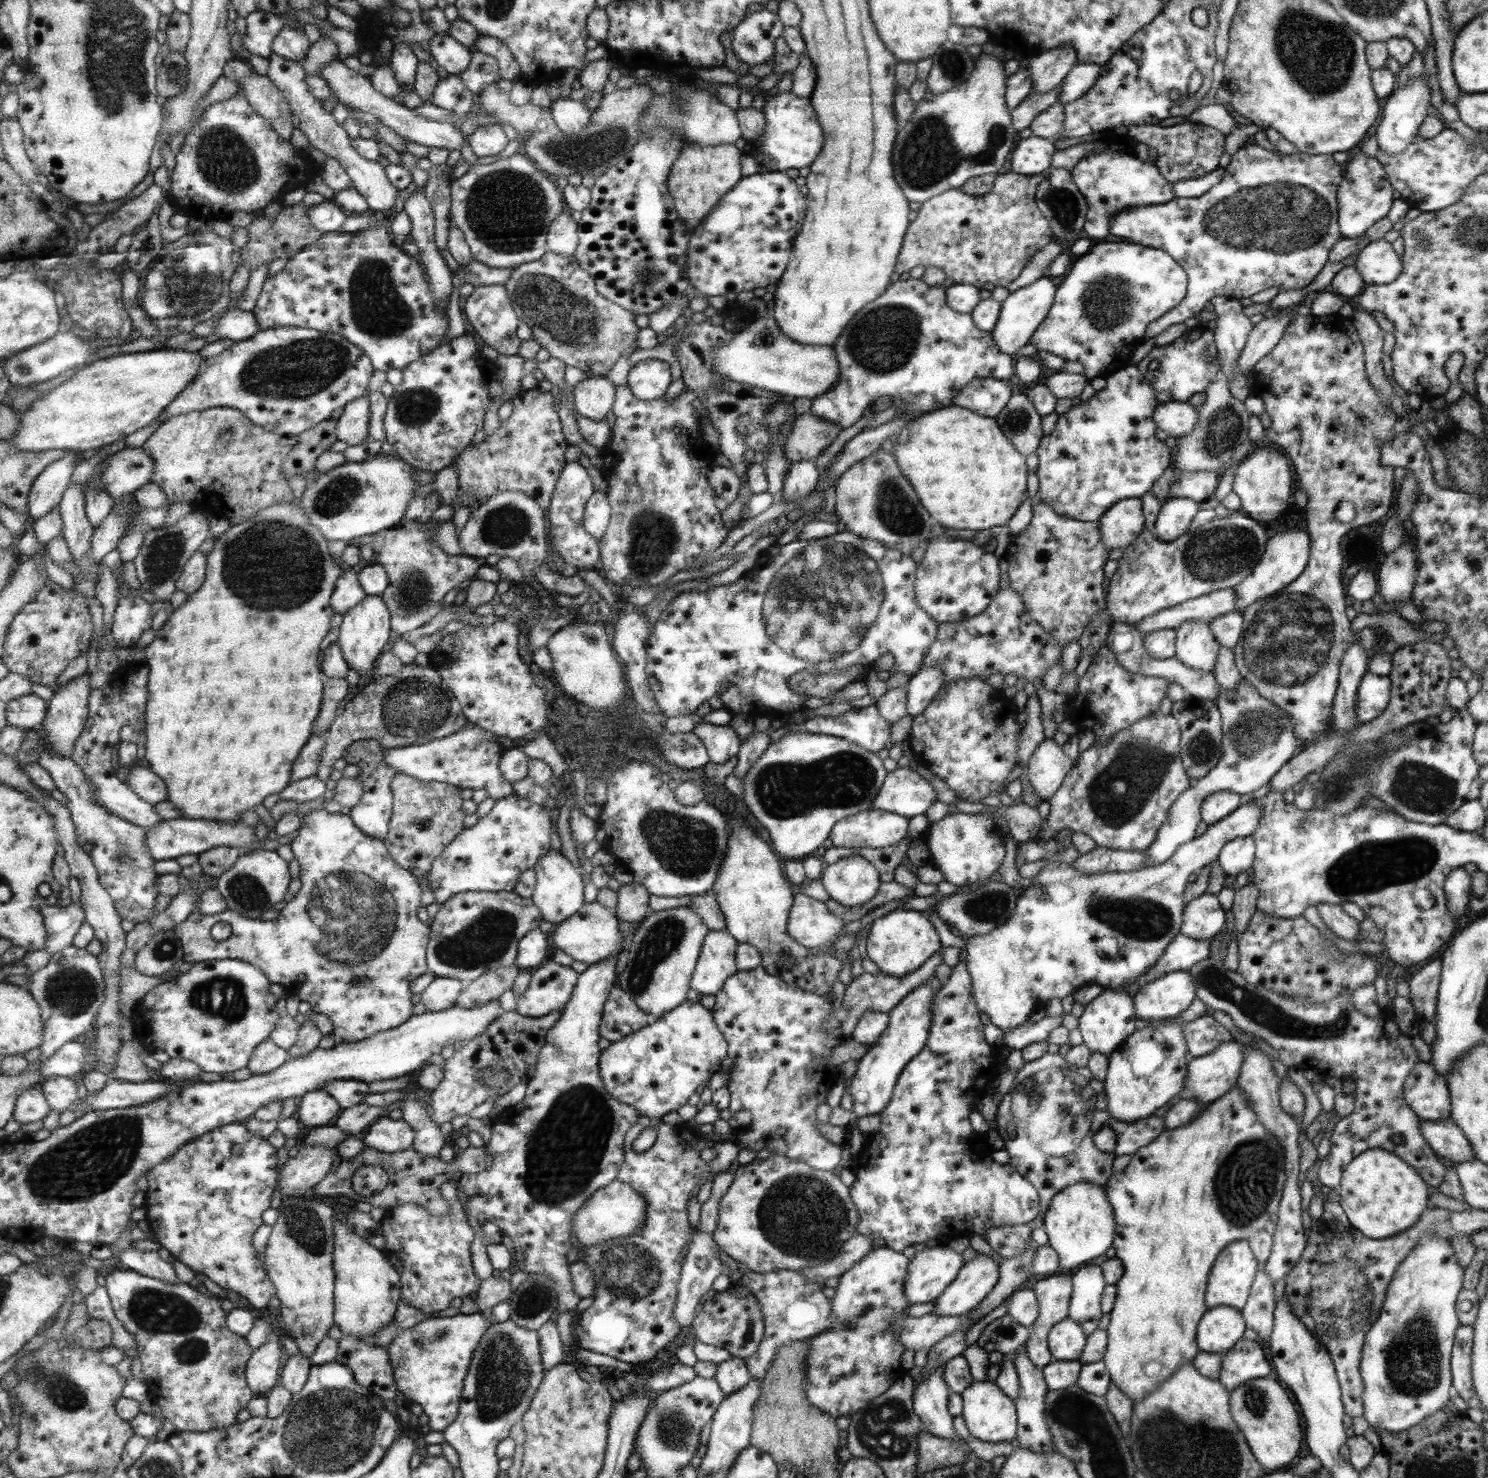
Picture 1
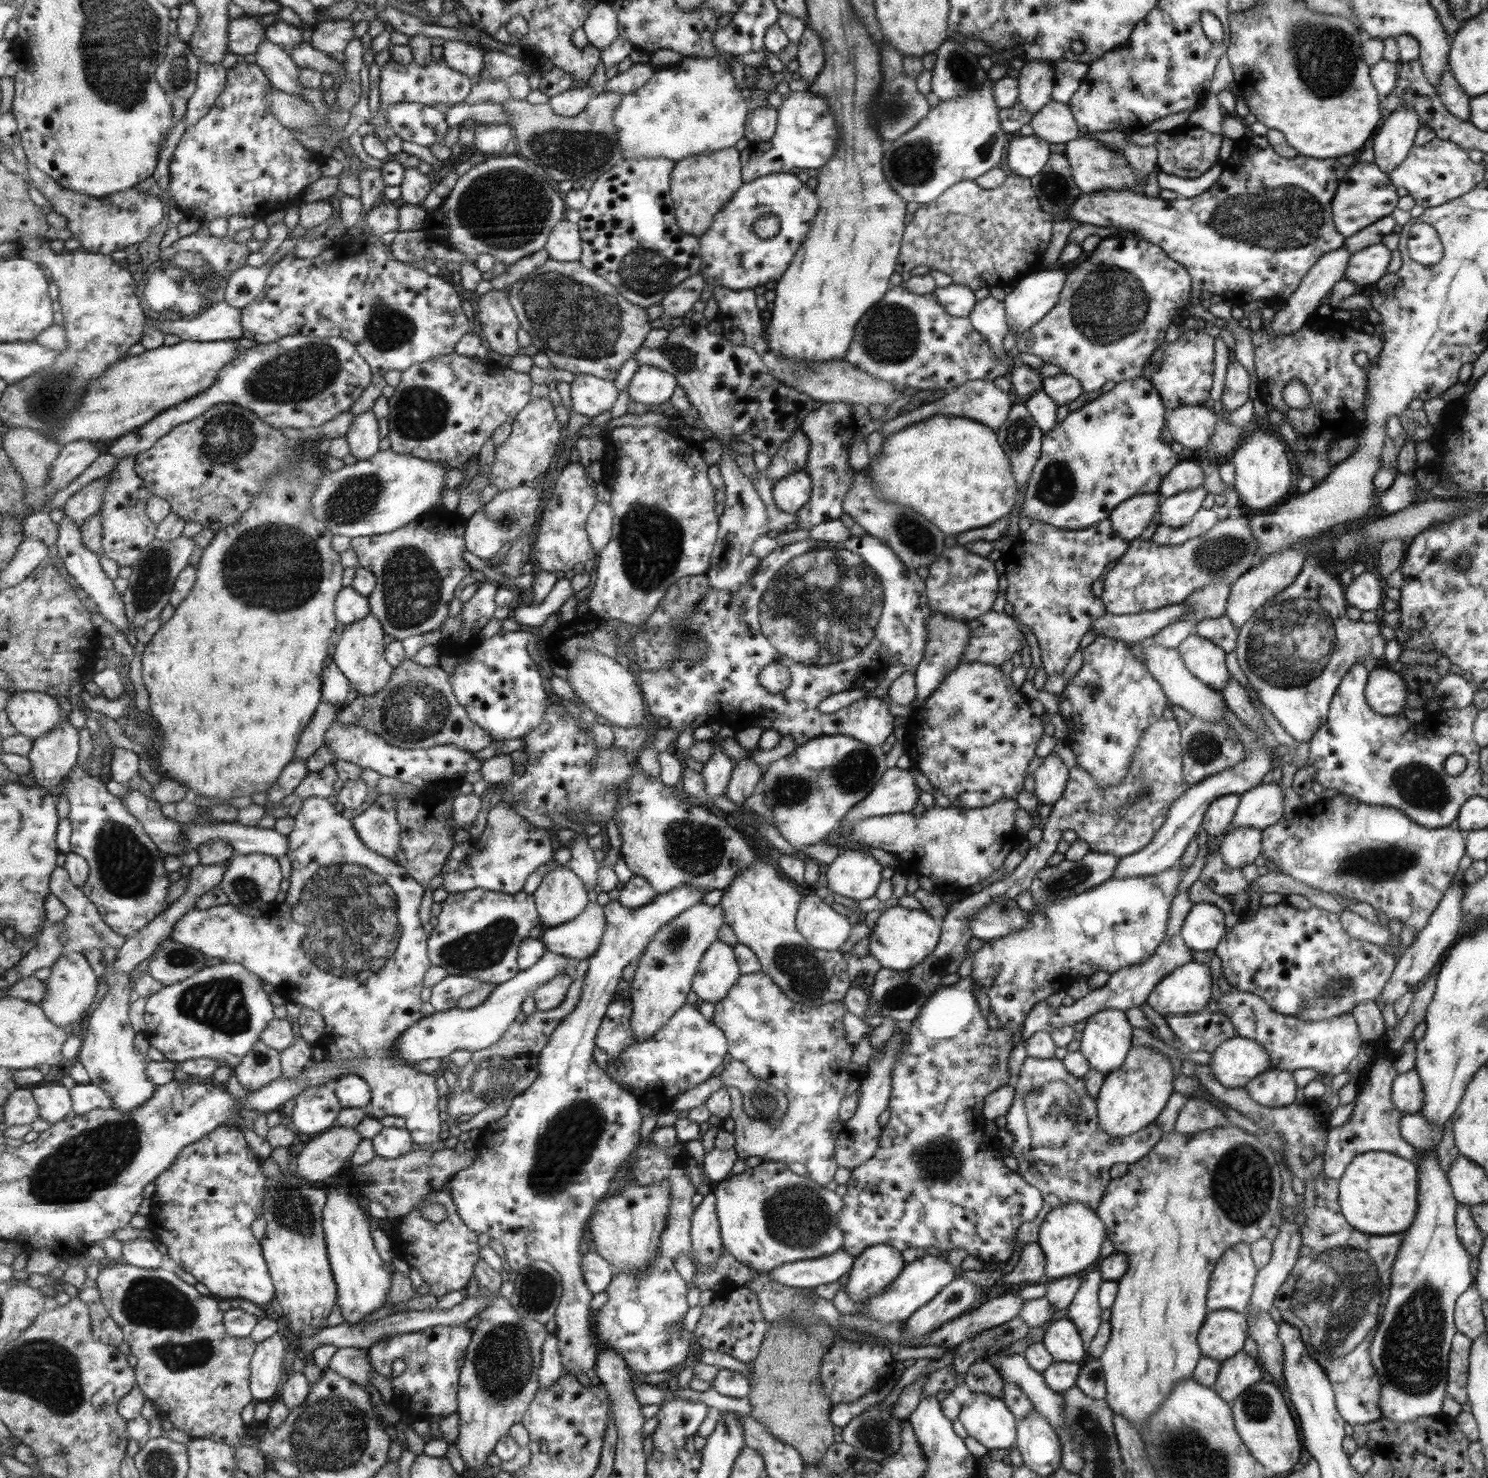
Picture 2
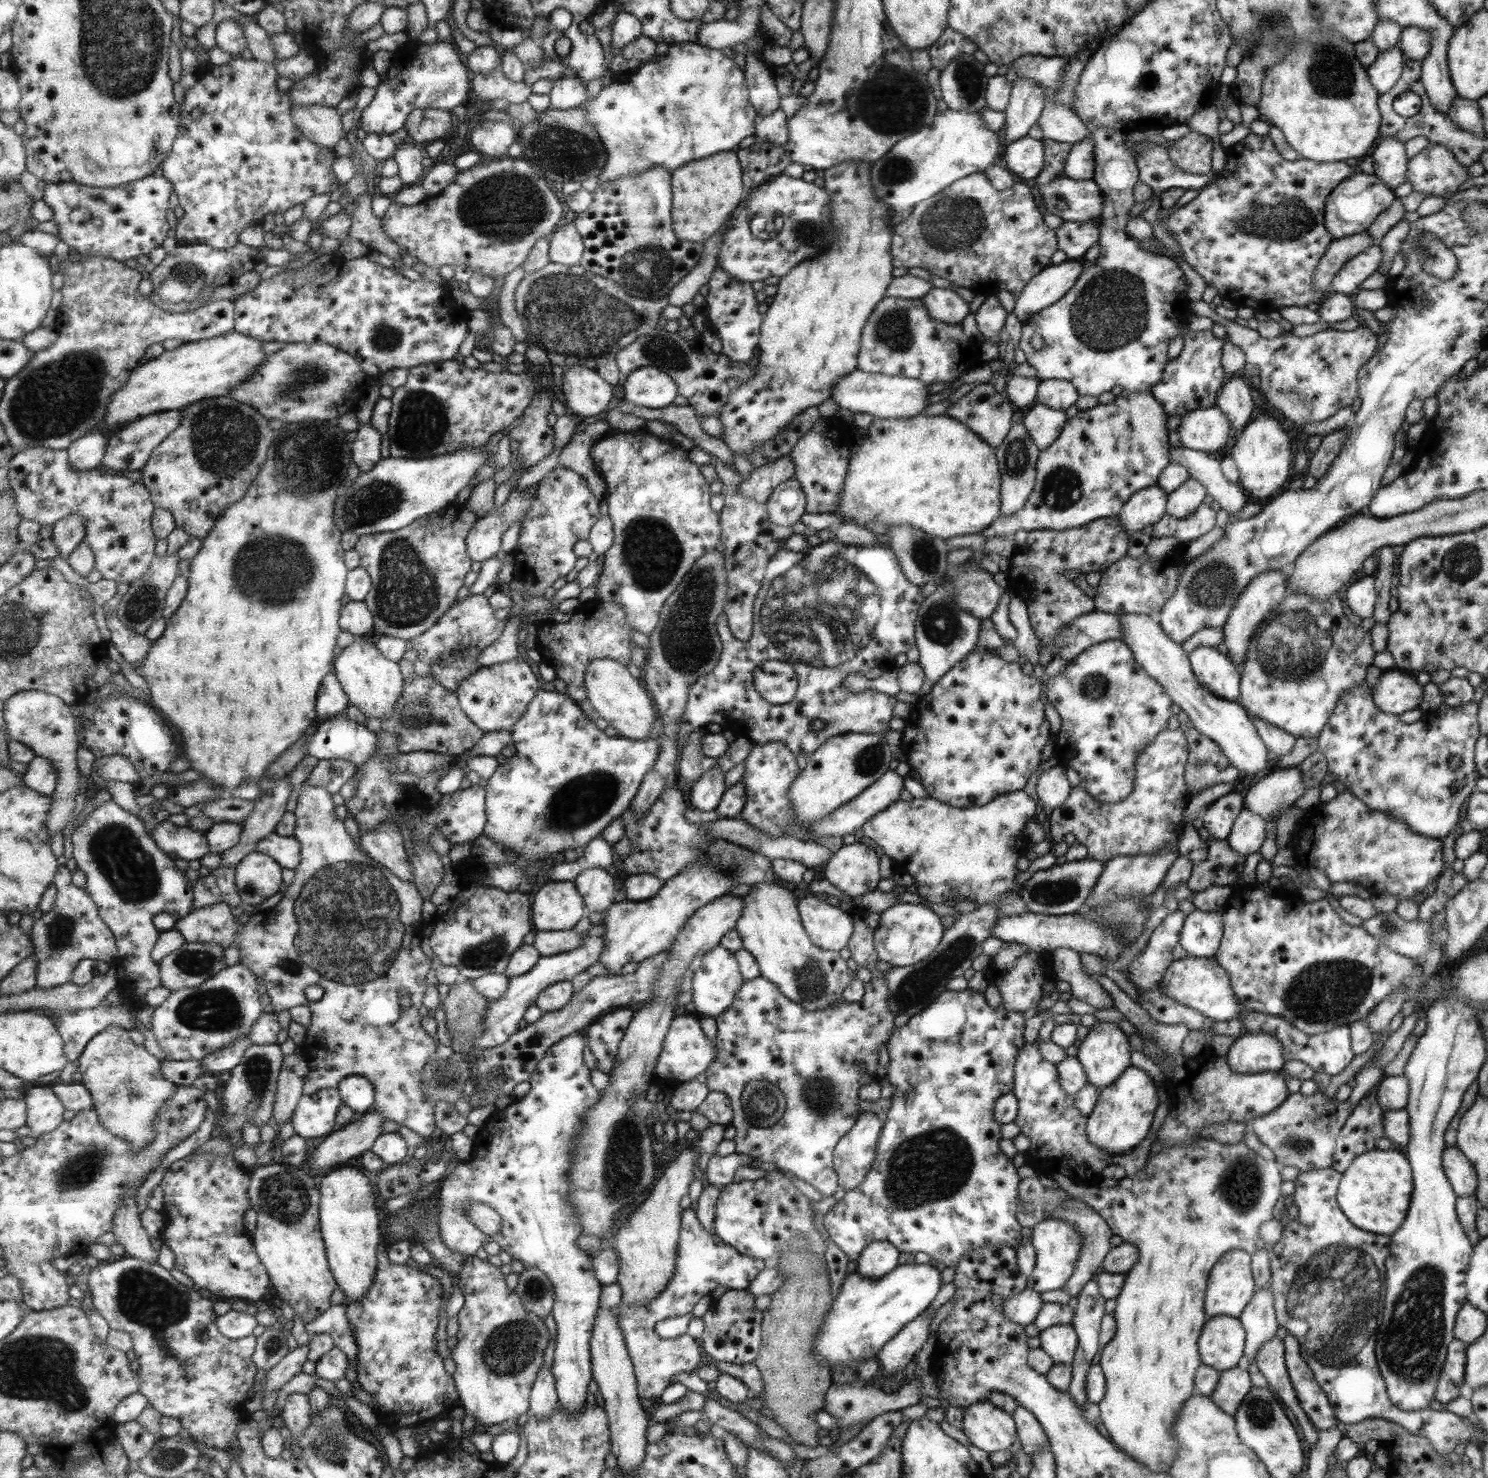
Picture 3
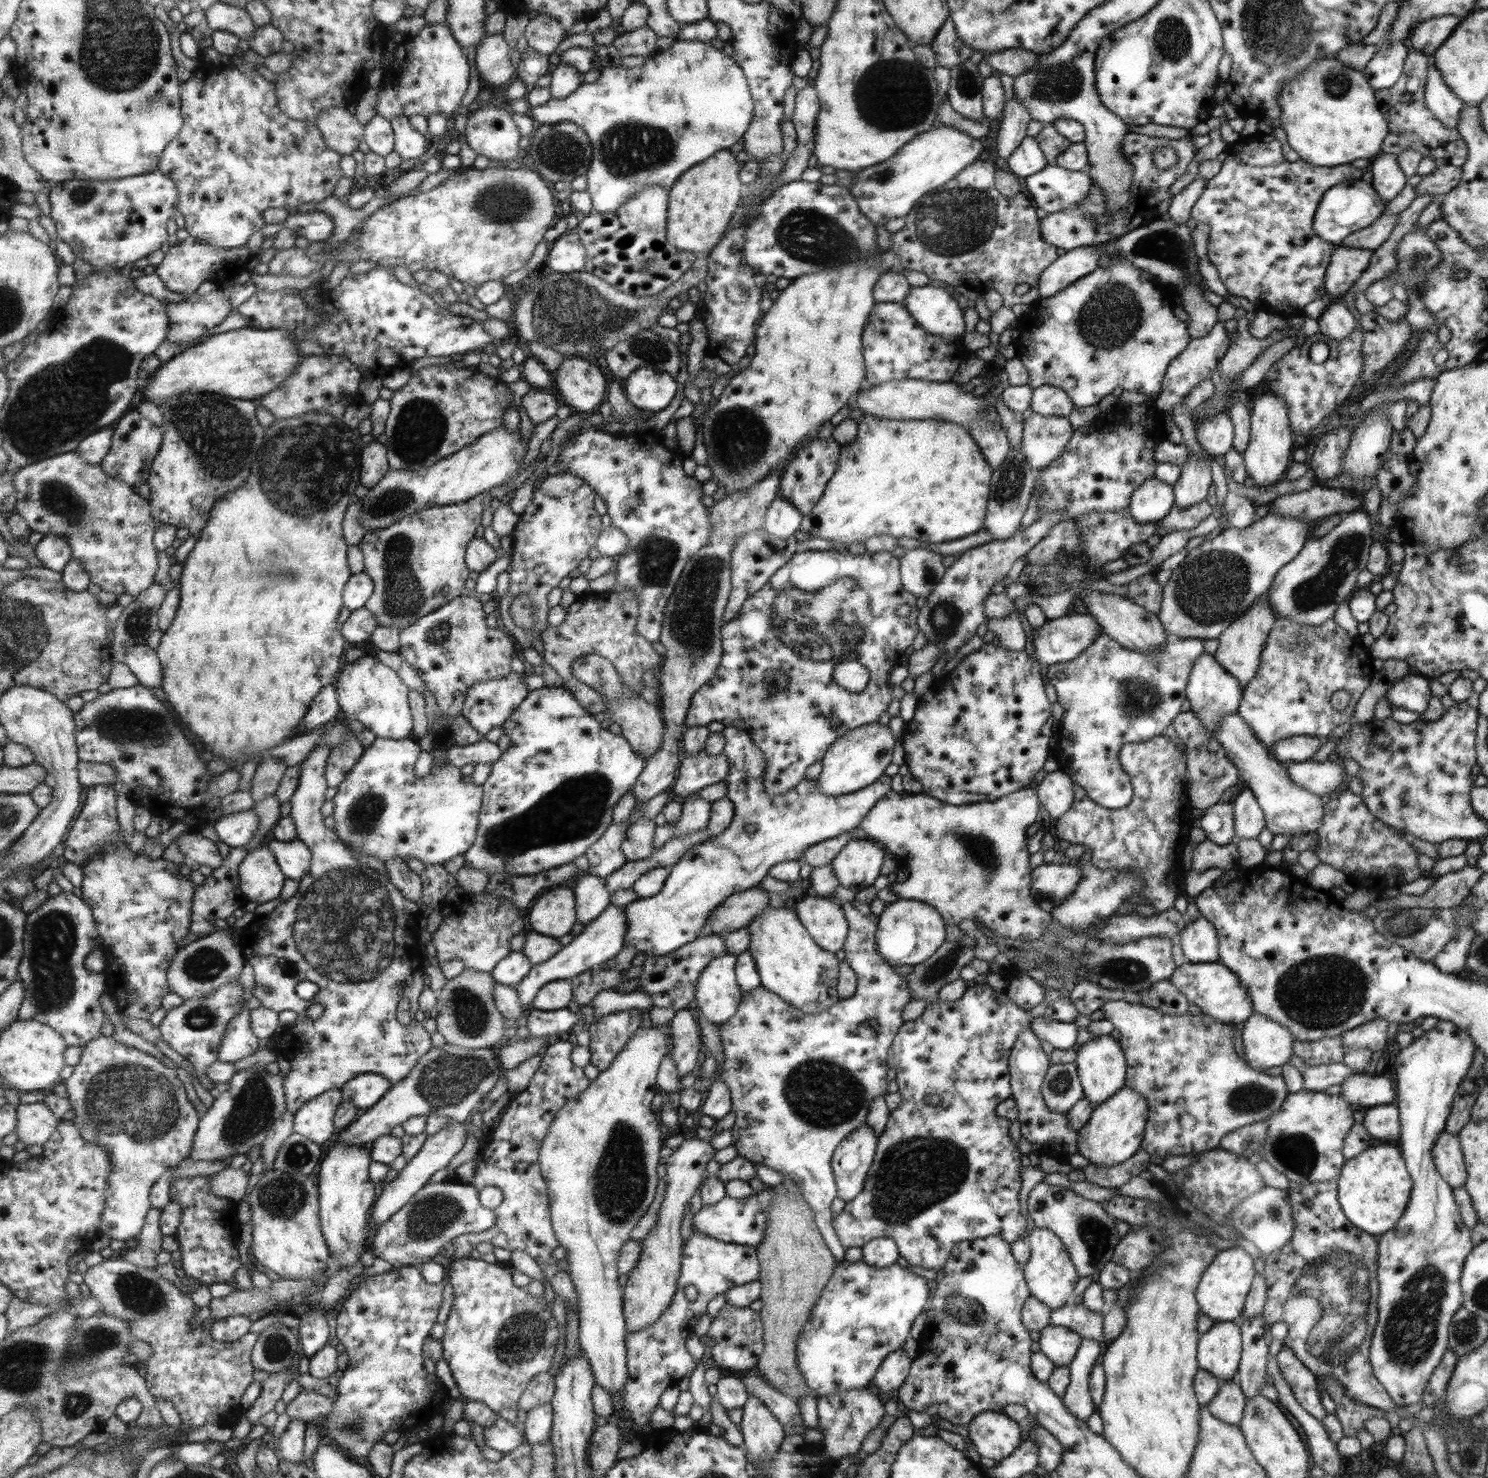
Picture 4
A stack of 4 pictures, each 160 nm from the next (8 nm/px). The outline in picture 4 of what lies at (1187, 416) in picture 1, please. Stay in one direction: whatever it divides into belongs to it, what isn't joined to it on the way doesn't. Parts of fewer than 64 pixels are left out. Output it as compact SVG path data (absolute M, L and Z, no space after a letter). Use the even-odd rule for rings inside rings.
M1226 413L1214 414L1195 426L1195 437L1209 457L1224 456L1233 446L1234 425Z

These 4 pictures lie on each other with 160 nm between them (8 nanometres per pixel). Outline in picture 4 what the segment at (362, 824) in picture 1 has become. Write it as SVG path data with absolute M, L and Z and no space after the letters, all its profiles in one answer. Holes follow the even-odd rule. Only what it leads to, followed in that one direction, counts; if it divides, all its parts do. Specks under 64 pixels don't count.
M402 858L388 860L385 862L385 866L391 882L402 891L403 896L409 898L411 902L421 903L424 893L424 882L421 874L413 872Z

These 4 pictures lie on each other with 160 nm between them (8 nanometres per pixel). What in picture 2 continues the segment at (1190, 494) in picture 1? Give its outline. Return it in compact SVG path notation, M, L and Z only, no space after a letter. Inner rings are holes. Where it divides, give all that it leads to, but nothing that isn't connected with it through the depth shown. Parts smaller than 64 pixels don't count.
M1189 457L1184 462L1179 462L1163 478L1159 486L1159 494L1163 495L1163 498L1171 497L1187 490L1201 488L1204 482L1203 470L1193 457Z

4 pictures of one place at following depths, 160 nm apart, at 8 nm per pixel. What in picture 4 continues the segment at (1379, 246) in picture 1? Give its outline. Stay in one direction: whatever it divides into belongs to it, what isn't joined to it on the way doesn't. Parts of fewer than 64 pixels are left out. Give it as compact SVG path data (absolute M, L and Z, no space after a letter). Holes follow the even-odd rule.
M1335 245L1330 262L1326 268L1326 294L1336 300L1355 282L1355 279L1365 270L1372 251L1365 248L1345 248Z

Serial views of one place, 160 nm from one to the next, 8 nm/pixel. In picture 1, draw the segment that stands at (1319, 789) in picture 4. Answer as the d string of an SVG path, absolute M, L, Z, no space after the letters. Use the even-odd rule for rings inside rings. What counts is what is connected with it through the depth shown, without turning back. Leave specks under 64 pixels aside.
M1251 799L1250 801L1246 801L1244 804L1239 805L1237 809L1234 810L1233 813L1231 813L1229 816L1223 818L1221 821L1216 822L1214 825L1207 825L1206 830L1198 836L1196 836L1194 839L1191 839L1189 842L1186 842L1186 844L1181 845L1177 850L1175 850L1174 854L1170 858L1168 858L1167 861L1162 862L1162 864L1156 864L1155 866L1145 866L1141 867L1135 870L1130 870L1129 872L1099 872L1095 874L1077 874L1073 869L1072 866L1070 866L1071 863L1058 863L1055 861L1050 861L1047 859L1042 858L1041 860L1045 862L1045 865L1043 865L1043 869L1041 869L1036 876L1033 877L1032 884L1027 885L1025 889L1021 893L1019 893L1017 900L1016 900L1016 907L1013 911L1013 914L1010 916L1010 919L1005 923L1005 925L1001 924L1001 926L997 926L997 928L985 932L985 935L979 935L975 937L969 937L967 938L967 943L965 943L964 949L966 950L966 970L970 974L972 986L973 986L973 996L975 999L975 1002L977 1003L977 1007L979 1010L981 1010L985 1015L989 1017L990 1023L995 1024L1001 1032L1007 1032L1008 1030L1013 1030L1015 1028L1018 1028L1019 1025L1023 1025L1025 1023L1025 1020L1027 1020L1027 1016L1029 1016L1029 1012L1031 1010L1035 1010L1035 1006L1039 1006L1040 1009L1043 1009L1041 1007L1041 1004L1043 1002L1047 1002L1049 998L1057 998L1059 1000L1062 1000L1067 995L1072 995L1077 990L1082 989L1084 986L1087 985L1099 985L1102 986L1104 989L1109 990L1115 990L1117 988L1117 985L1122 985L1126 982L1131 982L1131 980L1135 980L1135 978L1139 978L1139 976L1143 976L1143 974L1146 974L1147 970L1151 969L1151 966L1154 966L1155 962L1158 961L1160 957L1165 953L1165 950L1167 946L1170 944L1170 942L1173 940L1173 938L1180 933L1181 925L1182 925L1182 910L1185 908L1185 890L1186 885L1189 884L1187 882L1187 876L1189 874L1193 874L1196 871L1199 871L1201 868L1203 868L1205 865L1209 865L1210 862L1213 862L1218 857L1219 851L1222 849L1222 846L1226 844L1226 842L1229 842L1230 840L1233 840L1233 838L1237 837L1244 837L1244 836L1250 836L1250 834L1259 826L1259 821L1261 820L1262 815L1262 804L1261 801ZM1103 937L1111 937L1115 938L1115 946L1117 946L1117 950L1115 950L1115 956L1113 958L1107 958L1103 954L1103 950L1099 948L1099 940Z

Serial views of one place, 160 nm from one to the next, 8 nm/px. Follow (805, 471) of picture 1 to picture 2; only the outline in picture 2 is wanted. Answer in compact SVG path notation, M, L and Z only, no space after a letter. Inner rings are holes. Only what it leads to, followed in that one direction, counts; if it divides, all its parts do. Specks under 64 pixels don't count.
M804 470L787 474L773 486L772 494L779 510L795 515L810 498L811 479Z

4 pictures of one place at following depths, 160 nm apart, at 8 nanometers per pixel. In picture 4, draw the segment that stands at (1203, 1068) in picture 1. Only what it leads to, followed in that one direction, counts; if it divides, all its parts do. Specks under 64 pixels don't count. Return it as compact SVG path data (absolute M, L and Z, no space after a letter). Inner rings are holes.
M1251 1014L1241 1025L1245 1062L1251 1070L1263 1071L1286 1065L1294 1054L1295 1038L1281 1023Z

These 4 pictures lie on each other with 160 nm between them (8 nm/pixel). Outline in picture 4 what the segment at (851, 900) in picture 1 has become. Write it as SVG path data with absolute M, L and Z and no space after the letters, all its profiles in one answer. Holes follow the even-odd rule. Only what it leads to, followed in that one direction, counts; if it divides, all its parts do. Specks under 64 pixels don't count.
M867 838L851 839L830 861L840 885L857 892L871 886L879 876L883 848Z

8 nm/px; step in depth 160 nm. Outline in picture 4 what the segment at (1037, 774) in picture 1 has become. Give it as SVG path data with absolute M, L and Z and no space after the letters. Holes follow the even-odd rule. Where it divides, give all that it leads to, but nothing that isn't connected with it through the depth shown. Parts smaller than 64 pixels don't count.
M1056 770L1048 772L1036 786L1048 821L1059 818L1070 809L1073 802L1073 784L1069 775Z

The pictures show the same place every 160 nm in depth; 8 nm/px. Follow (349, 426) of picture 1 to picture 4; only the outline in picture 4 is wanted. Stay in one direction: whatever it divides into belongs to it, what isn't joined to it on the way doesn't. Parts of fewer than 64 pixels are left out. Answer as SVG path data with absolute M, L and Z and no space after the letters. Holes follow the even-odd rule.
M375 438L364 446L362 453L362 485L368 490L377 487L387 477L390 470L387 454L386 444L379 443Z

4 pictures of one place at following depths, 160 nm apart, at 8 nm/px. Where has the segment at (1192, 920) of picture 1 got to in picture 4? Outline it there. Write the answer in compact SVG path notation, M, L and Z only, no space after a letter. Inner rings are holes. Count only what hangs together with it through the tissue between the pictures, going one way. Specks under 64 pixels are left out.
M1201 916L1185 924L1185 929L1179 935L1179 946L1186 962L1218 961L1218 932Z

